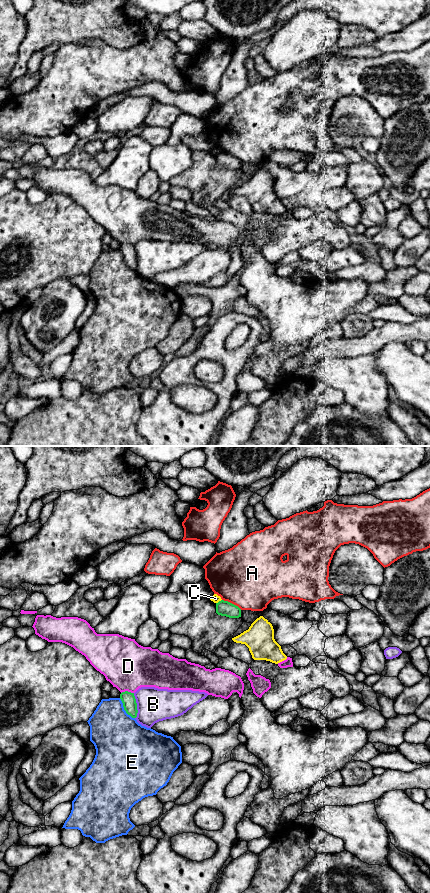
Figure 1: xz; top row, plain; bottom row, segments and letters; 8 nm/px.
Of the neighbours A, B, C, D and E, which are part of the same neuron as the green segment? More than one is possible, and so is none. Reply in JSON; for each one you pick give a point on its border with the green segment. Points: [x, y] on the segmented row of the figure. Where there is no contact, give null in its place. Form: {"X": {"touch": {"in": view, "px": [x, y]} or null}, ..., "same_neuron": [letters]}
{"same_neuron": []}

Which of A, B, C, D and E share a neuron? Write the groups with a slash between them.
A / B / C / D / E

